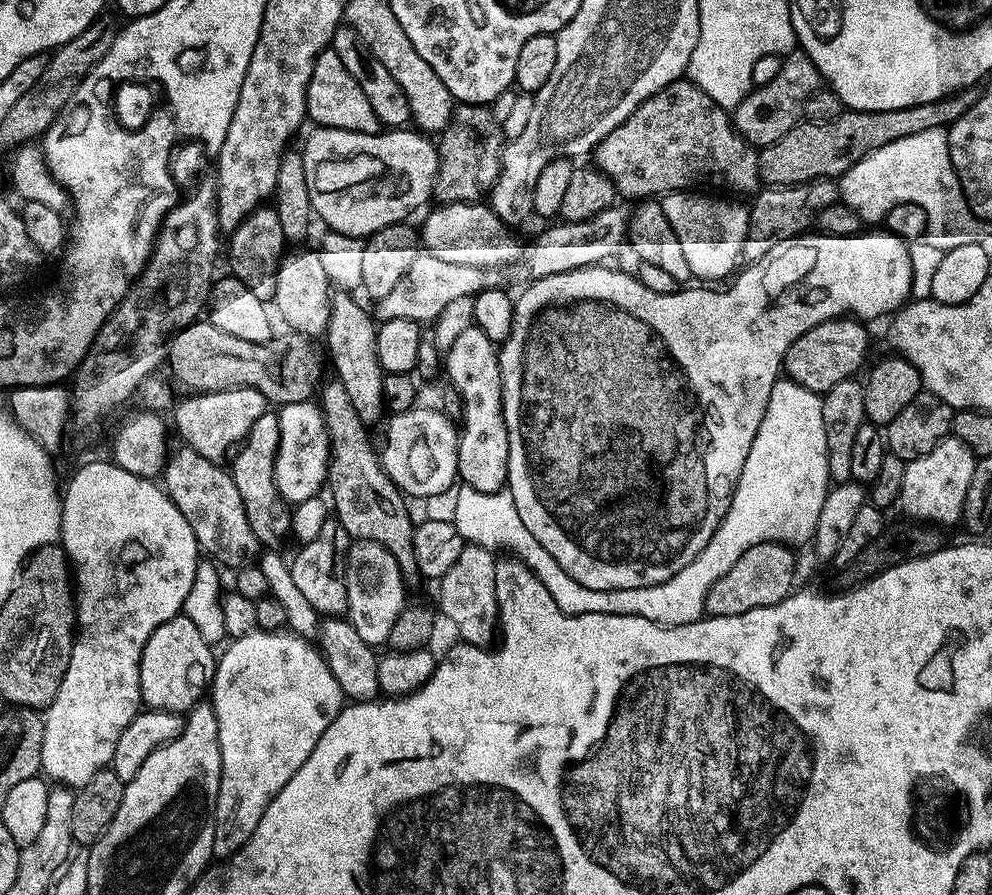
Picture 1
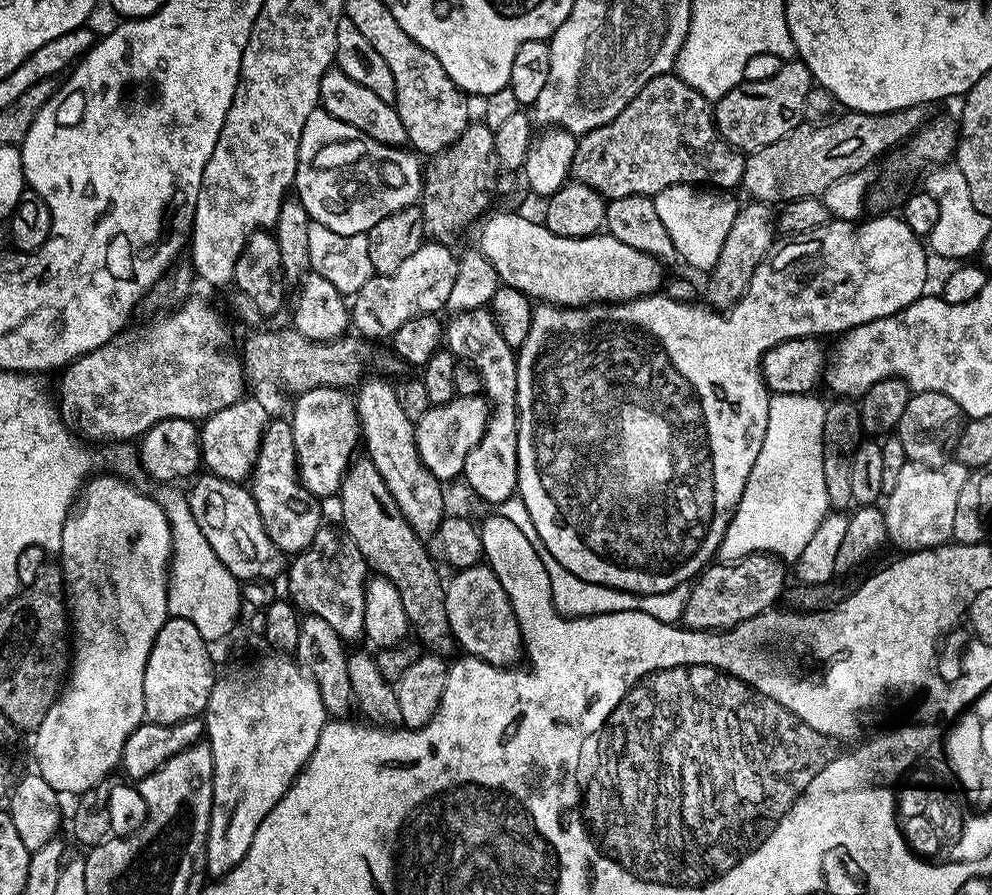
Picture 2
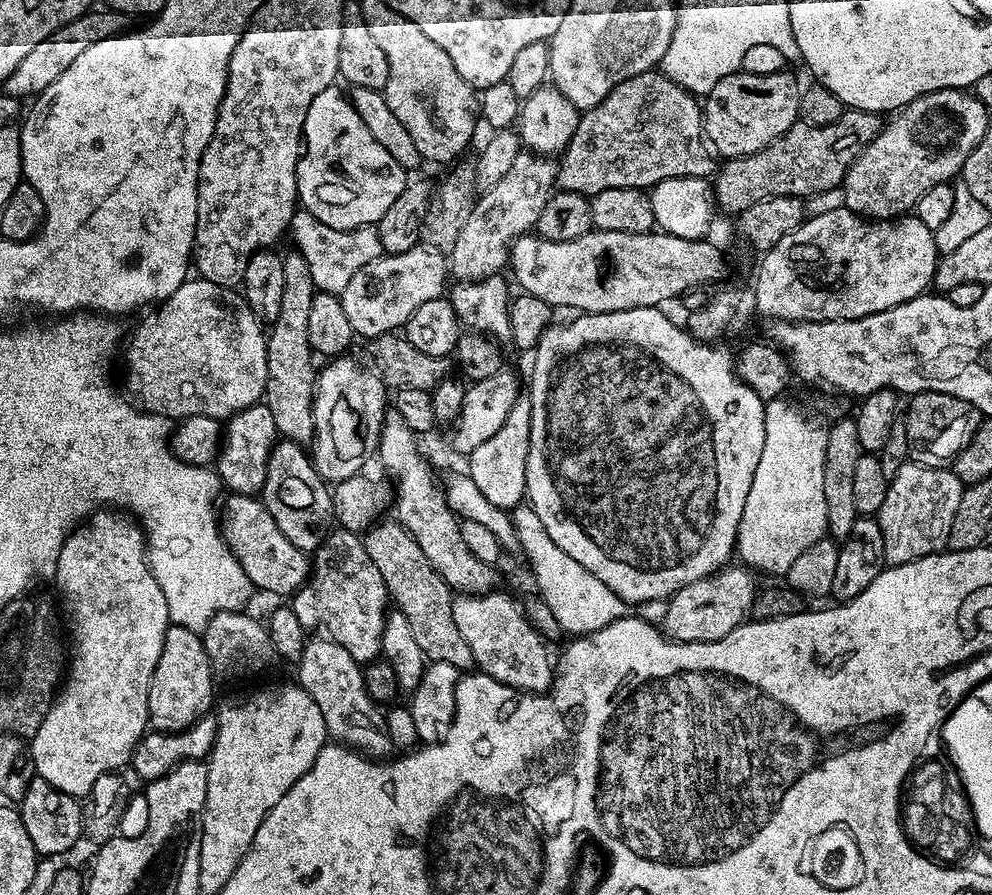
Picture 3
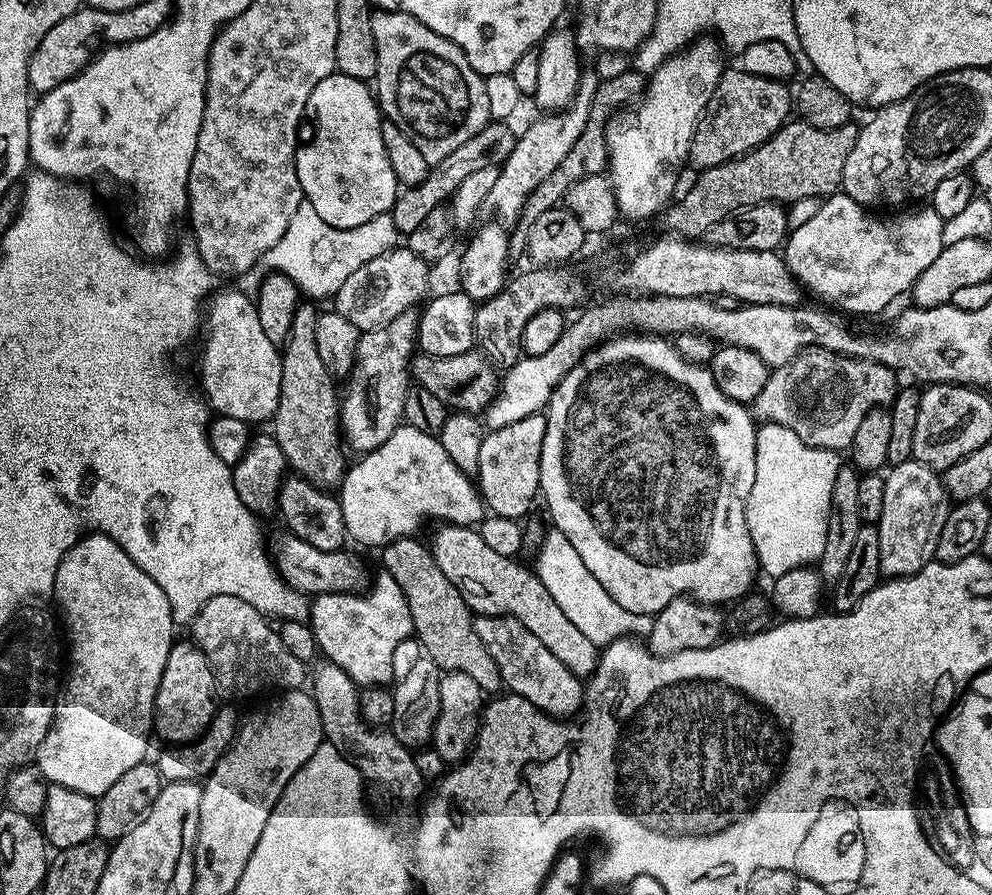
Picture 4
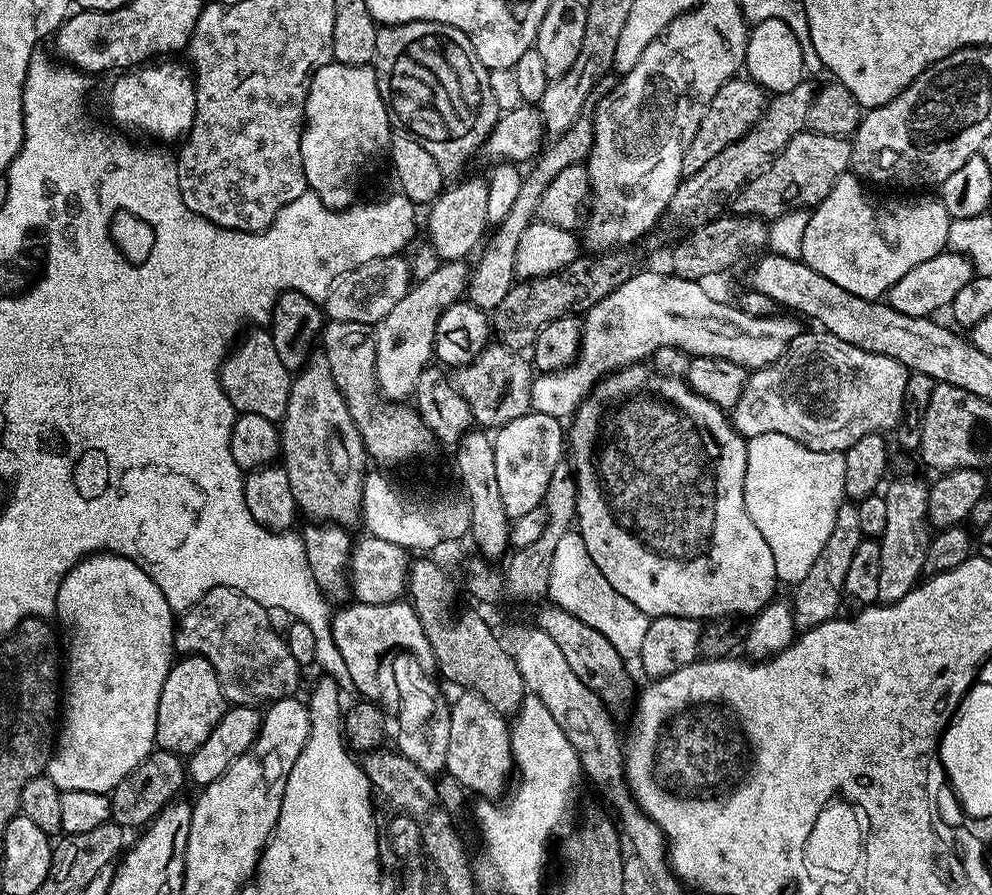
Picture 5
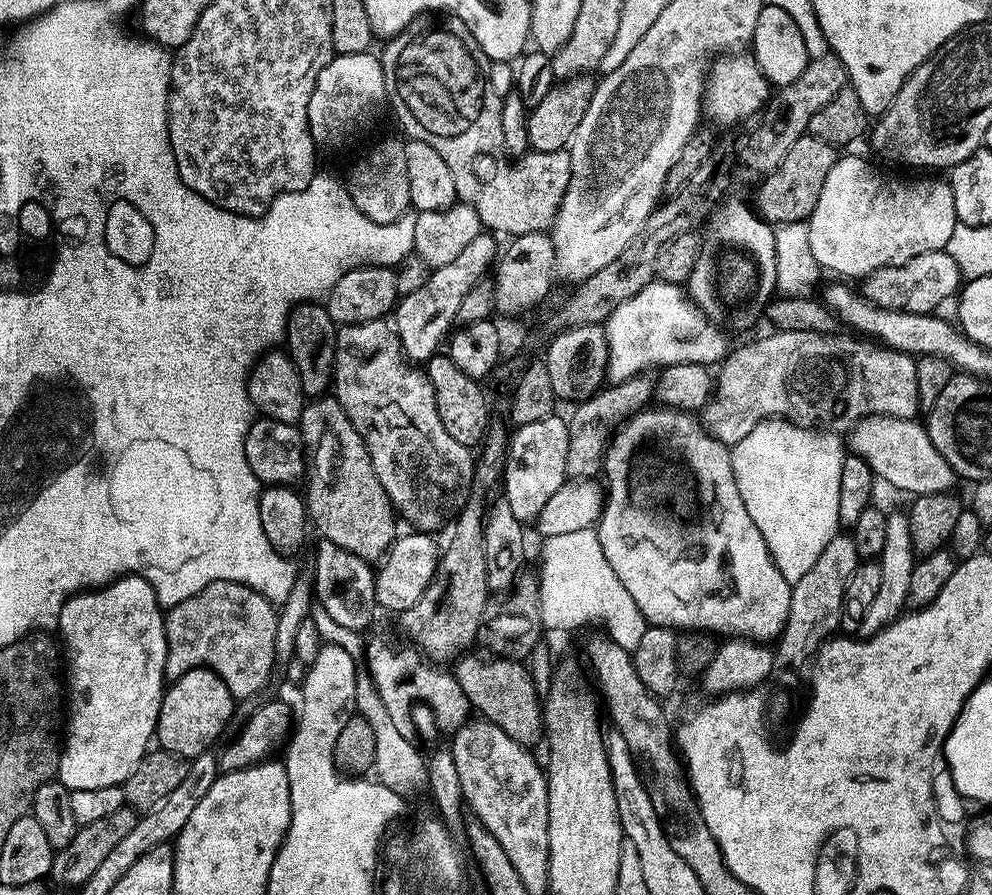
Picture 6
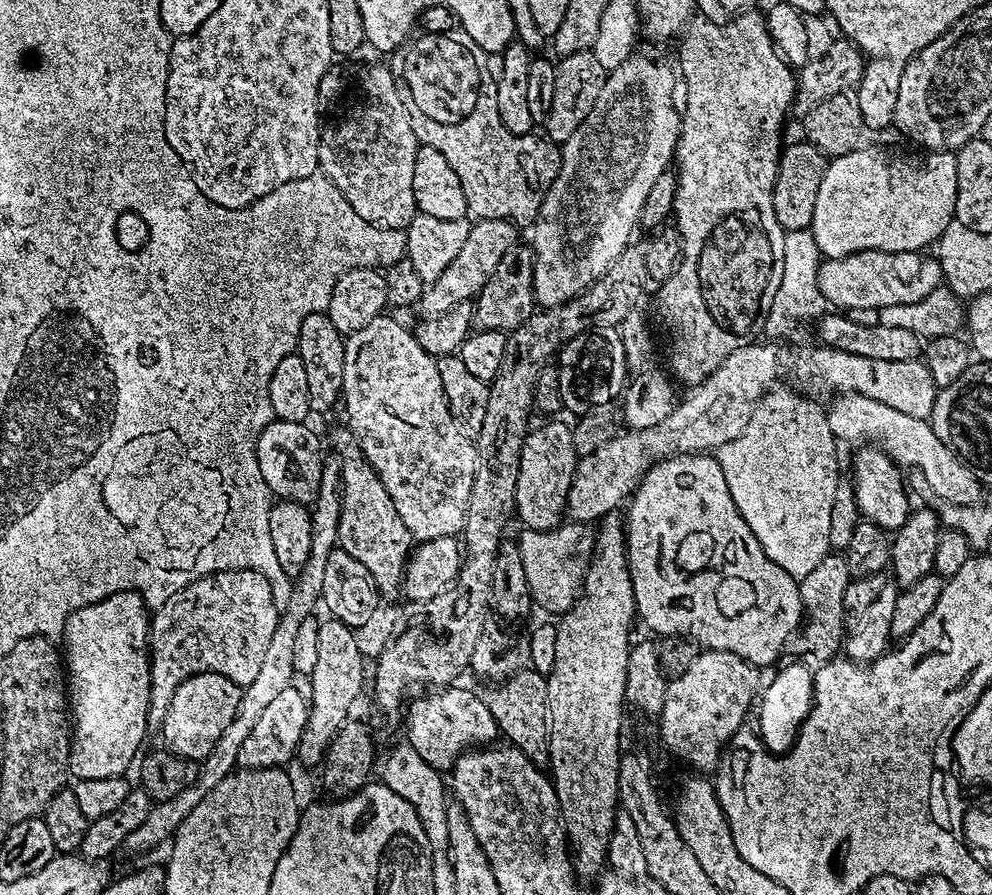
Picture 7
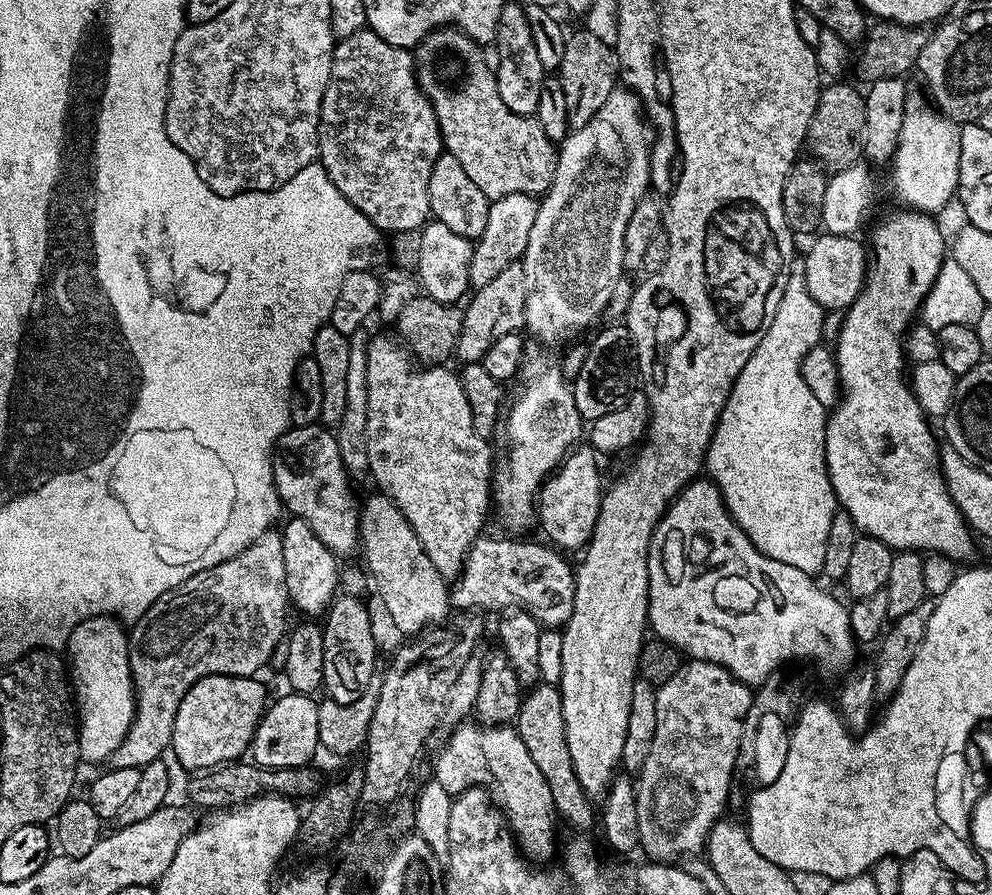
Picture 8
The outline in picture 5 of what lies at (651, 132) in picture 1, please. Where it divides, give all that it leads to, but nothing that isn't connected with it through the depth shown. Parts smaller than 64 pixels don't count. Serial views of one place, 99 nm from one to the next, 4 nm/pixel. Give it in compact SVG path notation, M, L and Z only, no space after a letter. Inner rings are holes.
M612 74L600 79L590 90L586 102L582 102L582 110L578 114L578 118L574 118L570 130L559 133L559 135L553 139L556 141L554 141L552 145L549 143L547 147L535 157L534 163L531 165L533 168L530 170L527 169L527 171L523 173L518 199L514 201L514 206L510 206L510 214L506 214L506 218L502 218L502 222L495 225L494 231L487 237L486 243L483 245L483 248L485 247L484 253L482 253L482 248L479 255L475 257L475 260L477 259L476 268L474 264L468 278L468 286L466 289L467 303L478 306L484 312L490 314L505 300L506 294L510 294L512 285L517 283L518 280L516 271L514 270L514 254L518 254L518 241L522 239L522 234L526 231L526 226L530 226L537 219L542 194L546 192L546 186L550 186L552 179L564 170L566 166L584 164L585 161L587 161L589 154L592 152L592 142L594 140L596 107L599 106L600 99L614 87L616 81L617 77Z

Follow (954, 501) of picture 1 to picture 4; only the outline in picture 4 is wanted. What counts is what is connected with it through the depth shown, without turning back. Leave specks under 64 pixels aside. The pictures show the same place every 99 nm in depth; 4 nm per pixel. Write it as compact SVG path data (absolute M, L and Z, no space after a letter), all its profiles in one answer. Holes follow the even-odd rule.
M911 459L893 465L888 471L884 476L886 487L882 500L882 517L876 523L881 551L879 570L883 579L904 579L907 576L913 576L935 559L938 537L942 534L942 528L945 526L952 504L941 475L924 463Z

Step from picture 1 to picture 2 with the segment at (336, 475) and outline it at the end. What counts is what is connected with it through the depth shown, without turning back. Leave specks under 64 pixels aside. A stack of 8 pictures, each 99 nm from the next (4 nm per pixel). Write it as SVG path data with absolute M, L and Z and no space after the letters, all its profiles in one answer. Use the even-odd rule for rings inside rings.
M368 458L360 459L353 459L340 483L338 501L340 516L344 519L340 519L342 527L358 546L367 567L394 582L394 590L398 590L406 609L408 627L425 649L448 654L454 648L454 641L444 601L446 584L443 579L440 581L437 561L403 516L374 462Z

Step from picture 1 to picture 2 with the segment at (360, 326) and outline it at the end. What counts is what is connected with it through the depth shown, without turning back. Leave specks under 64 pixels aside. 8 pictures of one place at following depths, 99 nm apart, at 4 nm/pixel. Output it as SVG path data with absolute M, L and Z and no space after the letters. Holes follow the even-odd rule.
M373 377L363 379L354 396L362 444L367 450L365 453L382 474L387 489L394 496L395 502L414 532L420 539L431 539L446 515L443 483L430 474L421 461L417 450L415 421L412 421L406 410L402 410L402 406L399 405L395 385L385 377Z

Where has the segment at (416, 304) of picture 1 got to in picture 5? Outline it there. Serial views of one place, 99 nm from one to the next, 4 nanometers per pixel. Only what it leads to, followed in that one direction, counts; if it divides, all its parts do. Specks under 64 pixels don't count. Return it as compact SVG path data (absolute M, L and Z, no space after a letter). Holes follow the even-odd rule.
M403 255L378 258L374 262L366 262L346 274L334 278L334 286L330 286L328 297L322 301L322 308L329 321L349 320L375 326L380 323L382 318L386 318L386 314L390 314L390 310L394 310L394 306L398 306L398 302L402 302L402 298L406 298L413 283L412 275L408 269L408 261Z

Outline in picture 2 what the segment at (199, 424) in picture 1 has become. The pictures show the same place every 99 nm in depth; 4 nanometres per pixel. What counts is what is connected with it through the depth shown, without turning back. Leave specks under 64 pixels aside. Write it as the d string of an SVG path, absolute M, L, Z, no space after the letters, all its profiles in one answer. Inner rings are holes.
M245 398L210 414L199 425L200 458L203 467L220 479L228 479L232 483L244 484L249 479L256 465L258 450L262 442L262 434L266 430L270 413L264 409L260 400Z

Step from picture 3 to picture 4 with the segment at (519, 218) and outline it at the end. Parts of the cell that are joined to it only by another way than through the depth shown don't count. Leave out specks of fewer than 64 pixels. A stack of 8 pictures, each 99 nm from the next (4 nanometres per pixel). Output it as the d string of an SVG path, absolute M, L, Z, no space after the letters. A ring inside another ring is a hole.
M581 75L580 87L576 89L574 98L567 106L544 114L541 120L536 120L521 136L515 137L510 154L499 167L498 180L494 184L488 196L487 207L496 211L496 216L501 225L511 226L515 224L526 198L530 193L566 158L566 153L578 142L578 134L586 130L586 122L590 118L590 106L592 96L596 93L597 77Z

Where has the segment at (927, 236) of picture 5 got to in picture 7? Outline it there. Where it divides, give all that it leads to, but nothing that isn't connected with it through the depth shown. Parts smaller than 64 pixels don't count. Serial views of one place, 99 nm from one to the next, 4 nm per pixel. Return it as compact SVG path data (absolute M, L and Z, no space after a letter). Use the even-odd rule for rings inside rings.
M888 142L873 143L876 144L873 146L873 148L868 148L869 146L862 146L854 154L845 156L843 160L835 161L835 163L833 163L831 167L829 167L828 173L826 174L826 182L822 186L822 198L818 198L818 214L816 215L816 227L814 229L814 235L817 241L819 241L819 243L823 245L823 247L827 249L827 251L843 253L843 252L849 252L852 249L866 247L868 245L880 245L883 248L895 248L897 250L900 250L903 249L905 246L912 246L908 244L920 244L923 242L923 240L930 239L931 236L934 235L936 231L938 231L937 233L939 233L941 229L943 229L945 225L947 225L949 221L953 219L954 216L953 212L955 210L955 195L958 194L958 162L956 161L956 152L952 150L950 150L950 152L947 152L947 150L944 149L947 147L944 146L928 146L925 147L928 148L925 150L925 152L916 153L915 150L912 148L899 148L899 146L896 144L884 144L884 143L888 143Z

